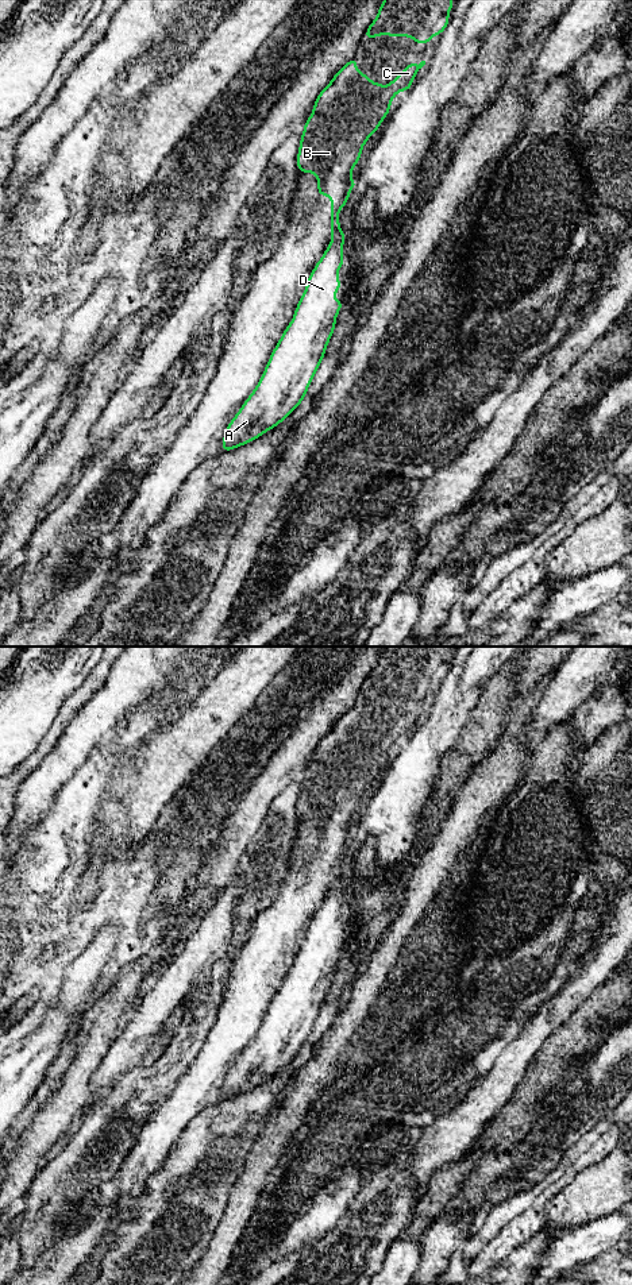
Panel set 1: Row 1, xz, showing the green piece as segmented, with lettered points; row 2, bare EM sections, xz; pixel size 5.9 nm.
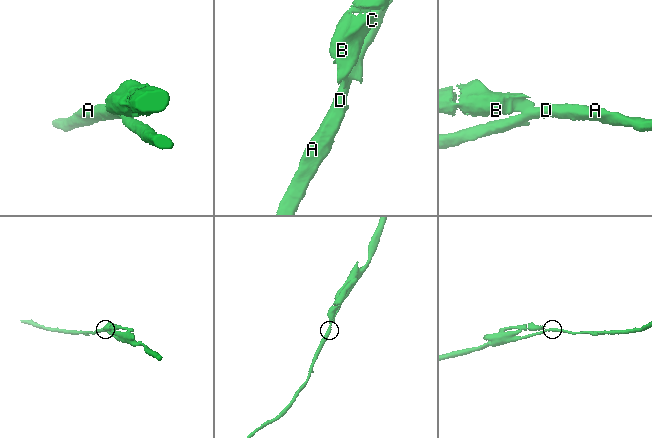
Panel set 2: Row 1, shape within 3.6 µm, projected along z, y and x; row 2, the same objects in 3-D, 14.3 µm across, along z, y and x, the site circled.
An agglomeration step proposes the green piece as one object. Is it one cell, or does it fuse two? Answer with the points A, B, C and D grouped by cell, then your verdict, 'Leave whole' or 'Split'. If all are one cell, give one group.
Groups: A D / B C. Split

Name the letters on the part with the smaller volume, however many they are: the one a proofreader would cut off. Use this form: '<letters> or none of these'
B, C

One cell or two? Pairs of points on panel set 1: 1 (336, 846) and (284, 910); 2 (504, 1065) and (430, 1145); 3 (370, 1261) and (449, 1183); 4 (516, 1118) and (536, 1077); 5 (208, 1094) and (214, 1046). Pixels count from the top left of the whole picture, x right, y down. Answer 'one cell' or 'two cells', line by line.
1: one cell
2: one cell
3: two cells
4: one cell
5: one cell

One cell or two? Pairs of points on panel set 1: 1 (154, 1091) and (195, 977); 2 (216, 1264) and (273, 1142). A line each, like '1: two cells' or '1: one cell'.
1: one cell
2: one cell

